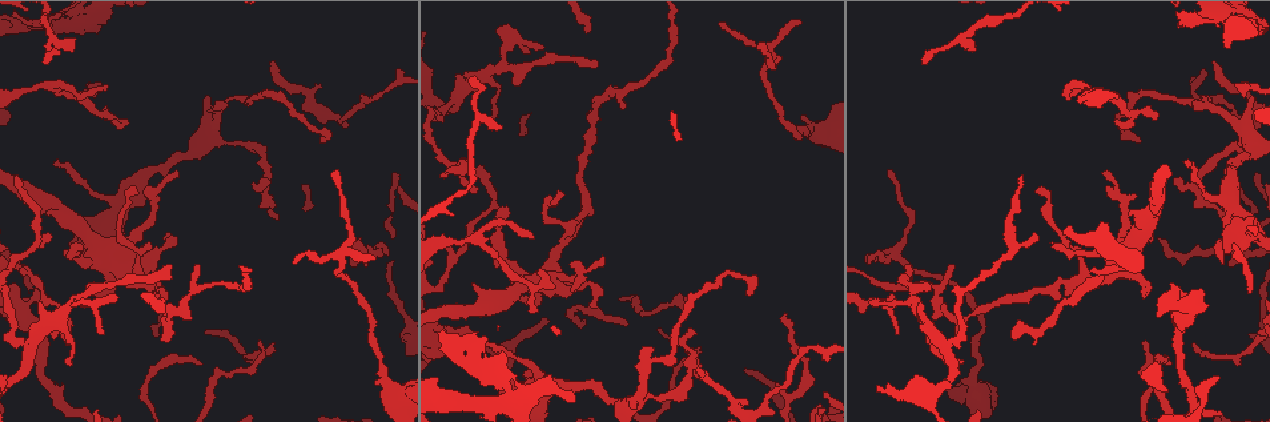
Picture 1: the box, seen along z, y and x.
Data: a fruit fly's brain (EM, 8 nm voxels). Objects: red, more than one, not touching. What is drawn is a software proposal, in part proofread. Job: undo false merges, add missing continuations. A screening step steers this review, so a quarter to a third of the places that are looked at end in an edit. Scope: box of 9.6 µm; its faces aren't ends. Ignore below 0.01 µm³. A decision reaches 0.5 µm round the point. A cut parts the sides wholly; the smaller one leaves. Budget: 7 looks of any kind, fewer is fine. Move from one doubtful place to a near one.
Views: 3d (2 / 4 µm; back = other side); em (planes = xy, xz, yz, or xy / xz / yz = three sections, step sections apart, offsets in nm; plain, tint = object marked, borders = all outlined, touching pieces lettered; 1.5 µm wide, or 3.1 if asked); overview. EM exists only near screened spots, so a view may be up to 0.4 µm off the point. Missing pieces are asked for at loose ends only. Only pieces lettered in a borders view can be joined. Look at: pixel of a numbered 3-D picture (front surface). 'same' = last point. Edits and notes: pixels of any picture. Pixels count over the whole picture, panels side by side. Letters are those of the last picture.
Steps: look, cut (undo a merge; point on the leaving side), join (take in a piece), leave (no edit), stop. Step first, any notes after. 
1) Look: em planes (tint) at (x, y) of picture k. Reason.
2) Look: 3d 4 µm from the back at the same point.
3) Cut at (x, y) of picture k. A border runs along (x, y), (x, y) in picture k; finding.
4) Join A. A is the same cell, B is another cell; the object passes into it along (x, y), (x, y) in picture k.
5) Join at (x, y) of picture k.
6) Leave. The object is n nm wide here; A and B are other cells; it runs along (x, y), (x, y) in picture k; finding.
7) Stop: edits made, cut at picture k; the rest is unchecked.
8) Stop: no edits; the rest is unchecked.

Look: 3d 2 µm at (294, 262) of picture 1. Tapers out.

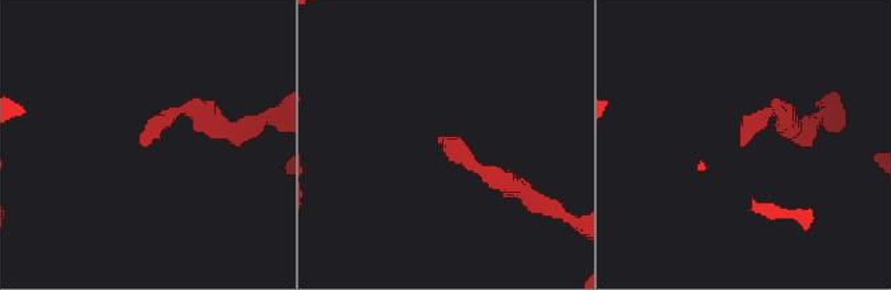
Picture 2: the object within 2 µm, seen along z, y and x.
Look: em planes (borders) at (142, 141) of picture 2. Now the EM.

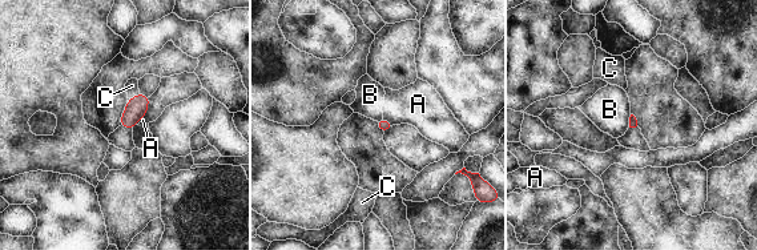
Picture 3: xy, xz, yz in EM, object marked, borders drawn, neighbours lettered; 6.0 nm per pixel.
Leave. A, B and C are other cells; a border runs along (382, 117), (374, 120) in picture 3; none of them fits.

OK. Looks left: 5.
Look: em xy step 4 (plain) at (214, 374) of picture 1. Abrupt turn.

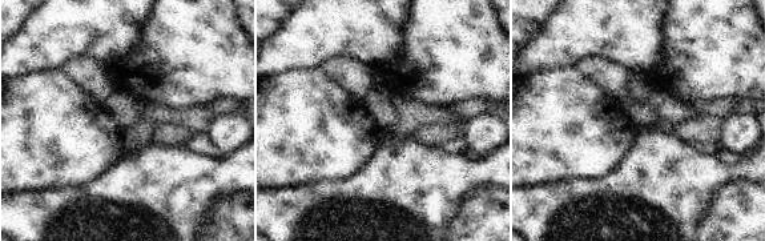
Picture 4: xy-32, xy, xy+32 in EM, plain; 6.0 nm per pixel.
Look: em xy step 4 (borders) at the same point. See the neighbours.

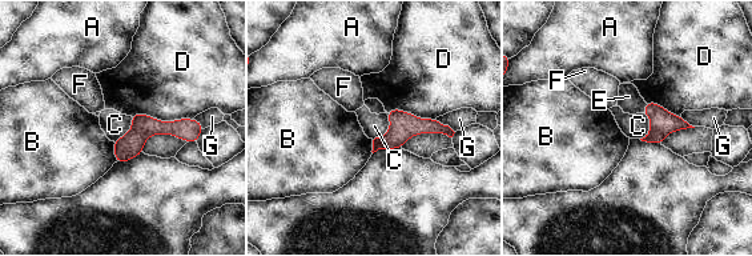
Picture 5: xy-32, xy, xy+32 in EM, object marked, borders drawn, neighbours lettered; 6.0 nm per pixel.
Leave. The object is 150 nm wide here; A, B, C, D, E, F and G are other cells; a border runs along (386, 114), (389, 130), (373, 140) in picture 5; one cell here.

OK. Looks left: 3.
Look: em yz step 8 (tint) at (1185, 164) of picture 1. Free end.

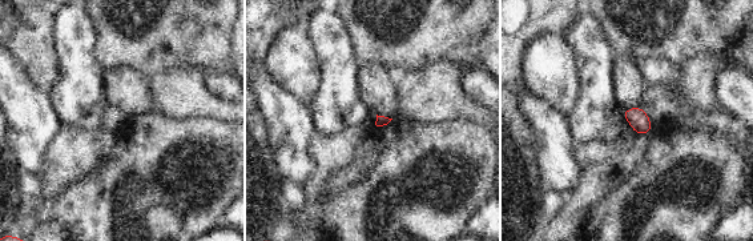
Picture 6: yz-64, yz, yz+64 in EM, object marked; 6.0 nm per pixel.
Look: em planes (borders) at the same point.

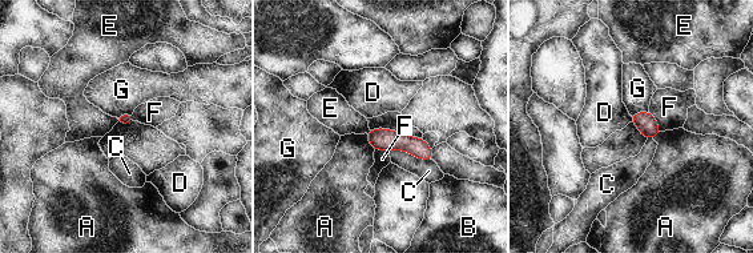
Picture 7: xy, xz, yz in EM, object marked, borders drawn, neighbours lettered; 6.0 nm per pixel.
Leave. The object is 70 nm wide here; A, B, C, D, E, F and G are other cells; no lettered piece goes on from it.

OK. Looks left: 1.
Stop: no edits; the rest is unchecked.

